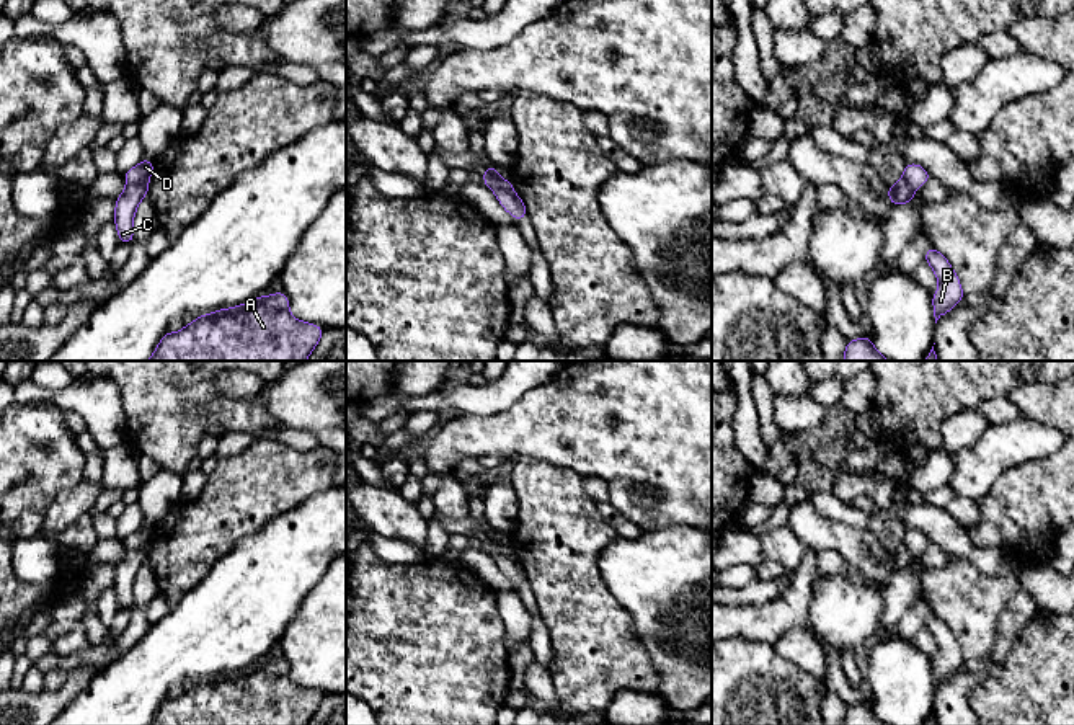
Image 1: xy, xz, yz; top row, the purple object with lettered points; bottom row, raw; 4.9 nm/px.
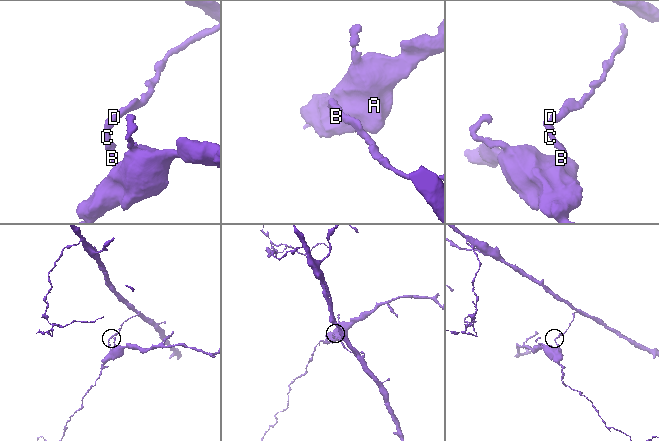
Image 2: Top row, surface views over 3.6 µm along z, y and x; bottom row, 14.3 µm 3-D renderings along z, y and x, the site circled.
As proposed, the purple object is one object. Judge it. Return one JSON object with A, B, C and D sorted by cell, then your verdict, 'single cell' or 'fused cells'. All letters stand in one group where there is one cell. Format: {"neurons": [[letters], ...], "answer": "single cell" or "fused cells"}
{"neurons": [["A", "B", "C"], ["D"]], "answer": "fused cells"}

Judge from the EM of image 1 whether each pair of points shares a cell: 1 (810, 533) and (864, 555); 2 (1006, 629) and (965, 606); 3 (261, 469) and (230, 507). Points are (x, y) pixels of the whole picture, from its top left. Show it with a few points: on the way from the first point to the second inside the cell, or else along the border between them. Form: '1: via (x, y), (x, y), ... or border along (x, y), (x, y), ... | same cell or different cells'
1: via (823, 534), (839, 536), (851, 542) | same cell
2: border along (1017, 591), (1002, 609), (994, 645), (983, 660) | different cells
3: via (258, 479), (240, 497) | same cell

